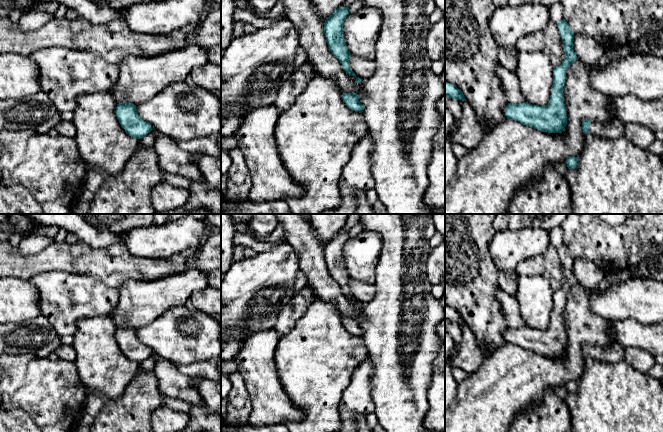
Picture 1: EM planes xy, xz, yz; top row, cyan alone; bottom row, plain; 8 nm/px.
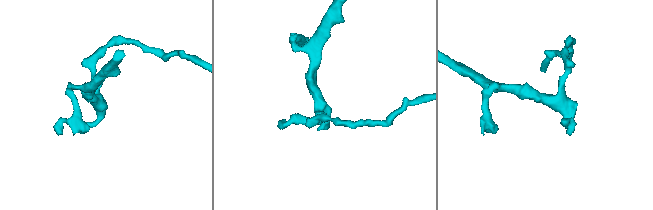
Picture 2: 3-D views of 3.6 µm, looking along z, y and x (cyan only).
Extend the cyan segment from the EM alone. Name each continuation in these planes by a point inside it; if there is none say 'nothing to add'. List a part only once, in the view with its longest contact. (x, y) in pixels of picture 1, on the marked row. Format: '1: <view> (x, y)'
1: yz (615, 128)

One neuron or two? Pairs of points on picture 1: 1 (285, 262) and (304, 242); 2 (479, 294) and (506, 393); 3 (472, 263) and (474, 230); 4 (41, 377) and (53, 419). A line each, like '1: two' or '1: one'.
1: two
2: two
3: one
4: one

